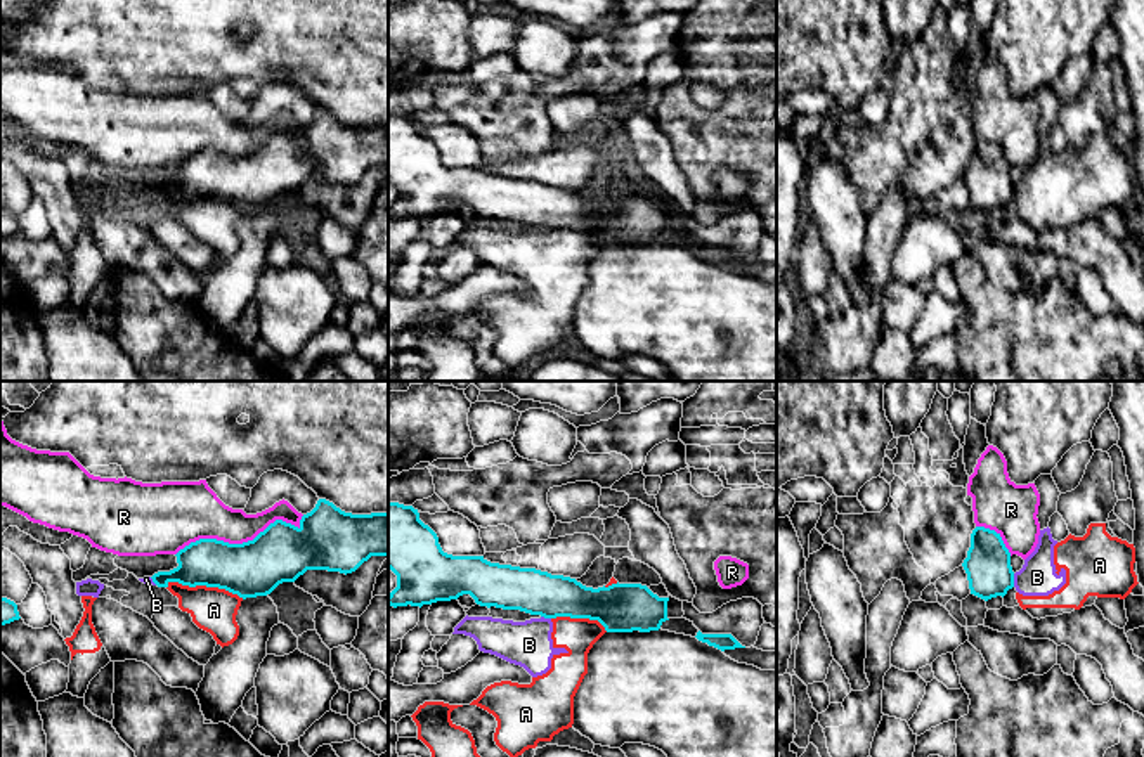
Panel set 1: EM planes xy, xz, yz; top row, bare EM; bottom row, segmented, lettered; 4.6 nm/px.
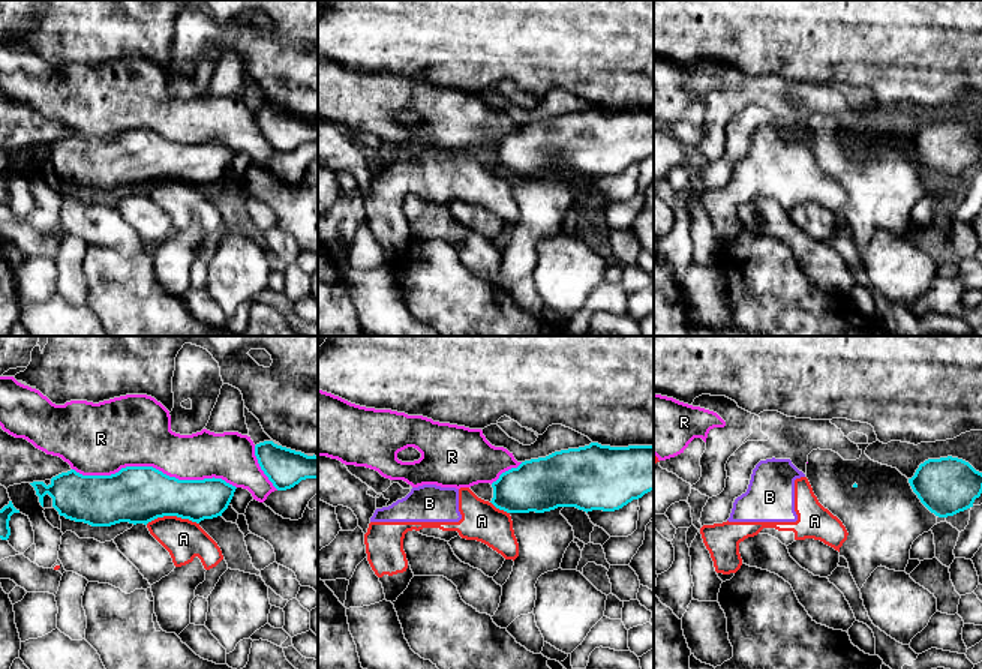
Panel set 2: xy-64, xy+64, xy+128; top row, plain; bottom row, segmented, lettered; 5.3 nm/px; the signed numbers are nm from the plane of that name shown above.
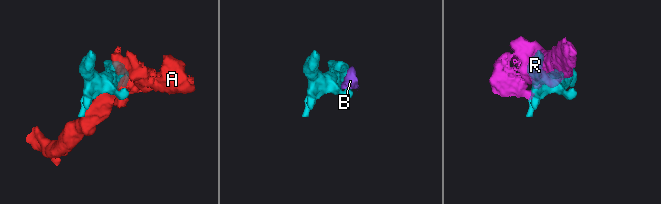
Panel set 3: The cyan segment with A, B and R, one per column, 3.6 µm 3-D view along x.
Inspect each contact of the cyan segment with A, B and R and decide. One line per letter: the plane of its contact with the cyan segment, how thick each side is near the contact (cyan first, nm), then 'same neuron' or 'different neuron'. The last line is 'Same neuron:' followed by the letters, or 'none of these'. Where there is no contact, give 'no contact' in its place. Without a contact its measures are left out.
A: xy | 260/200 nm | different neuron
B: yz | 220/170 nm | different neuron
R: xy | 280/240 nm | different neuron
Same neuron: none of these

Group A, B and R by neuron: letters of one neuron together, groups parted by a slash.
A B / R

